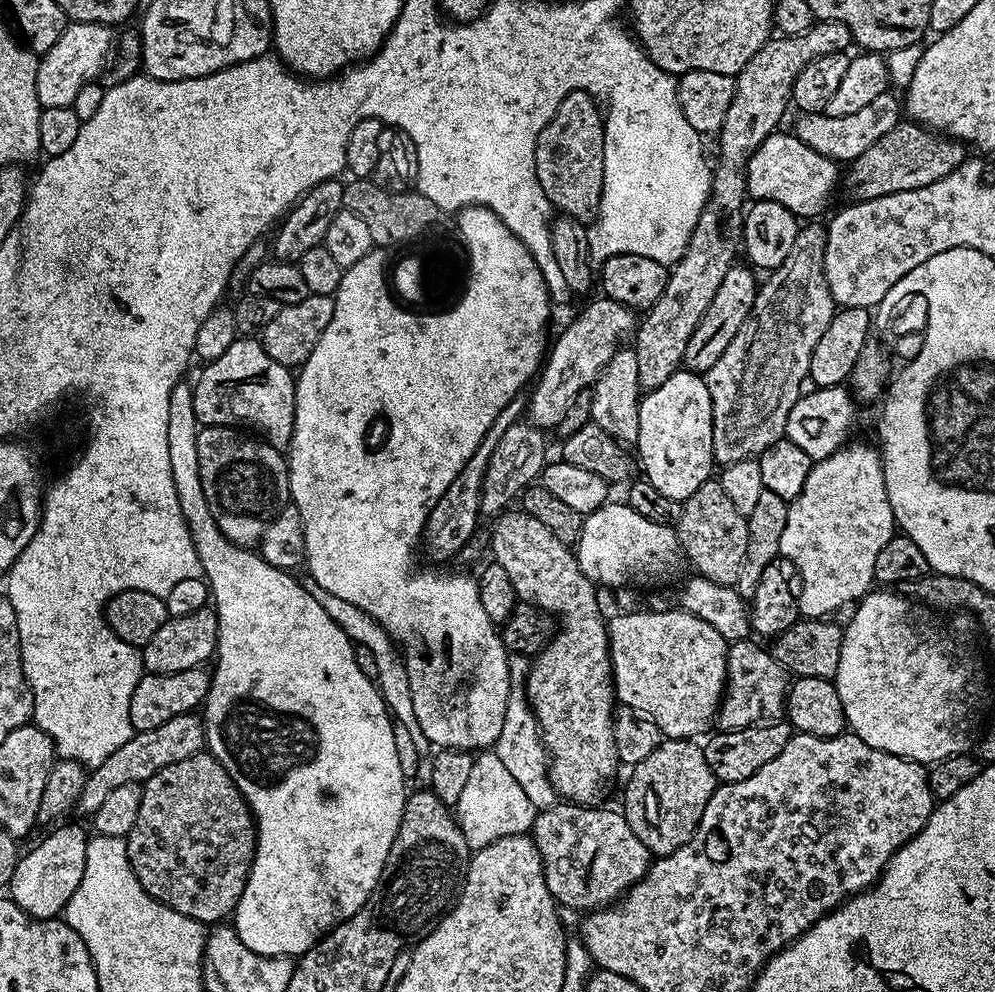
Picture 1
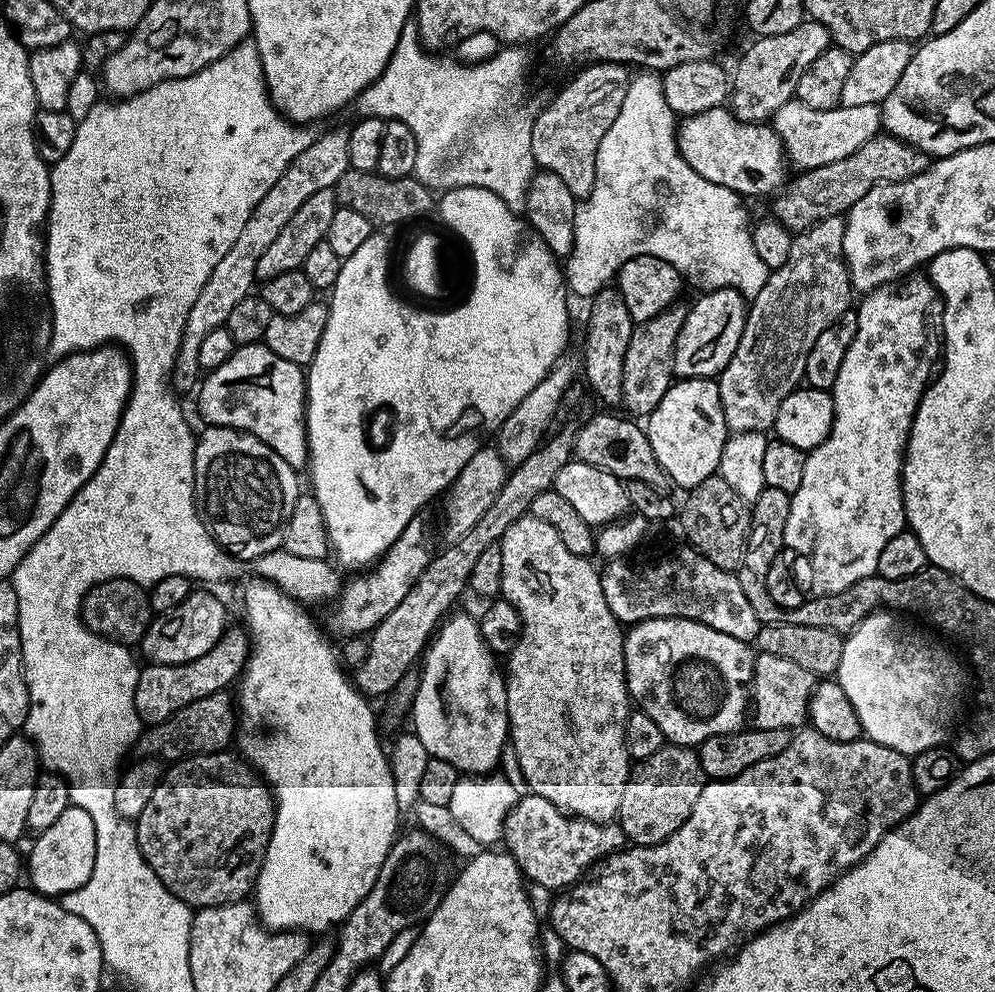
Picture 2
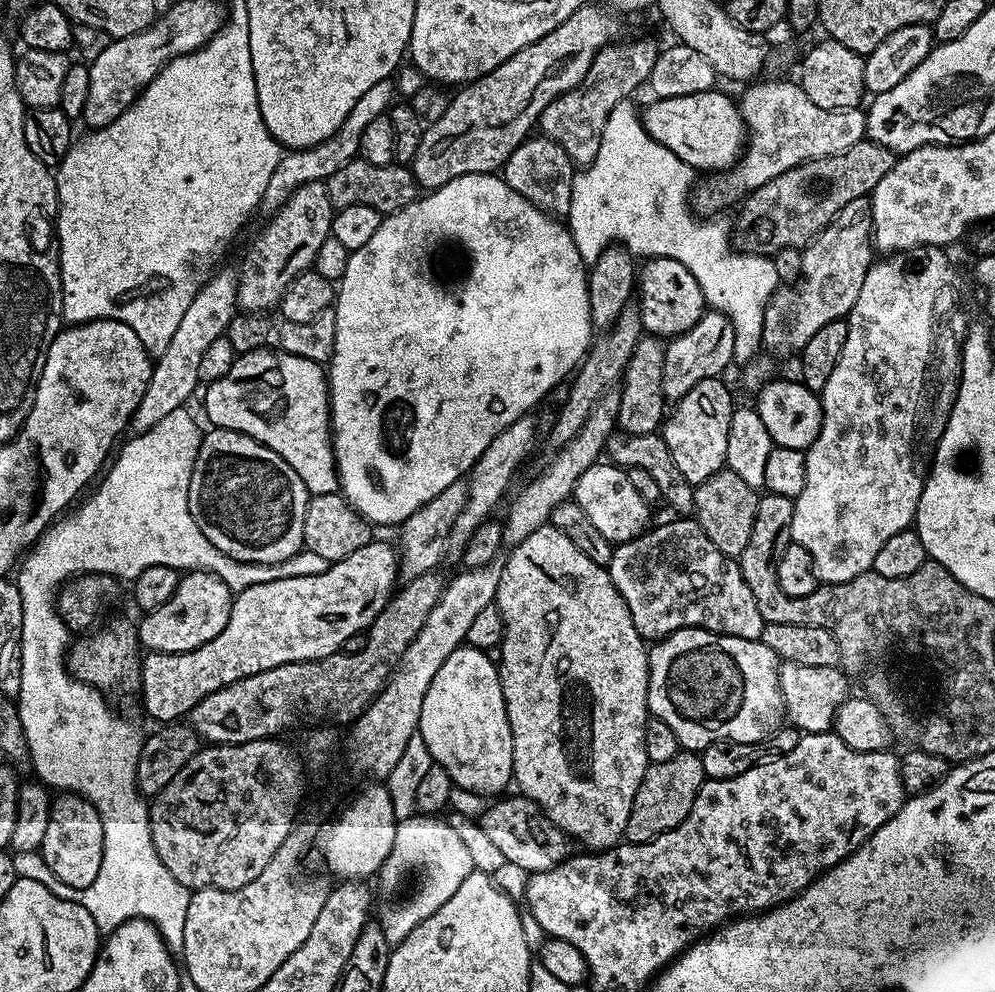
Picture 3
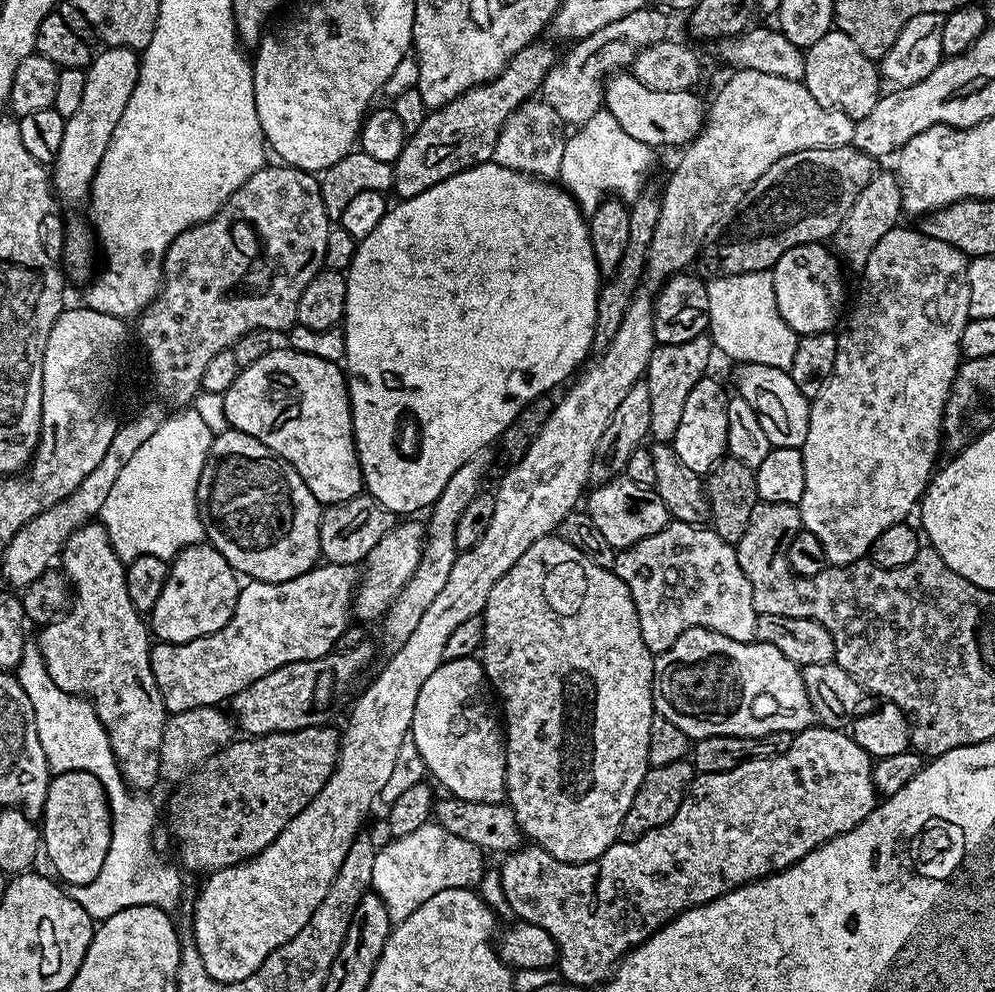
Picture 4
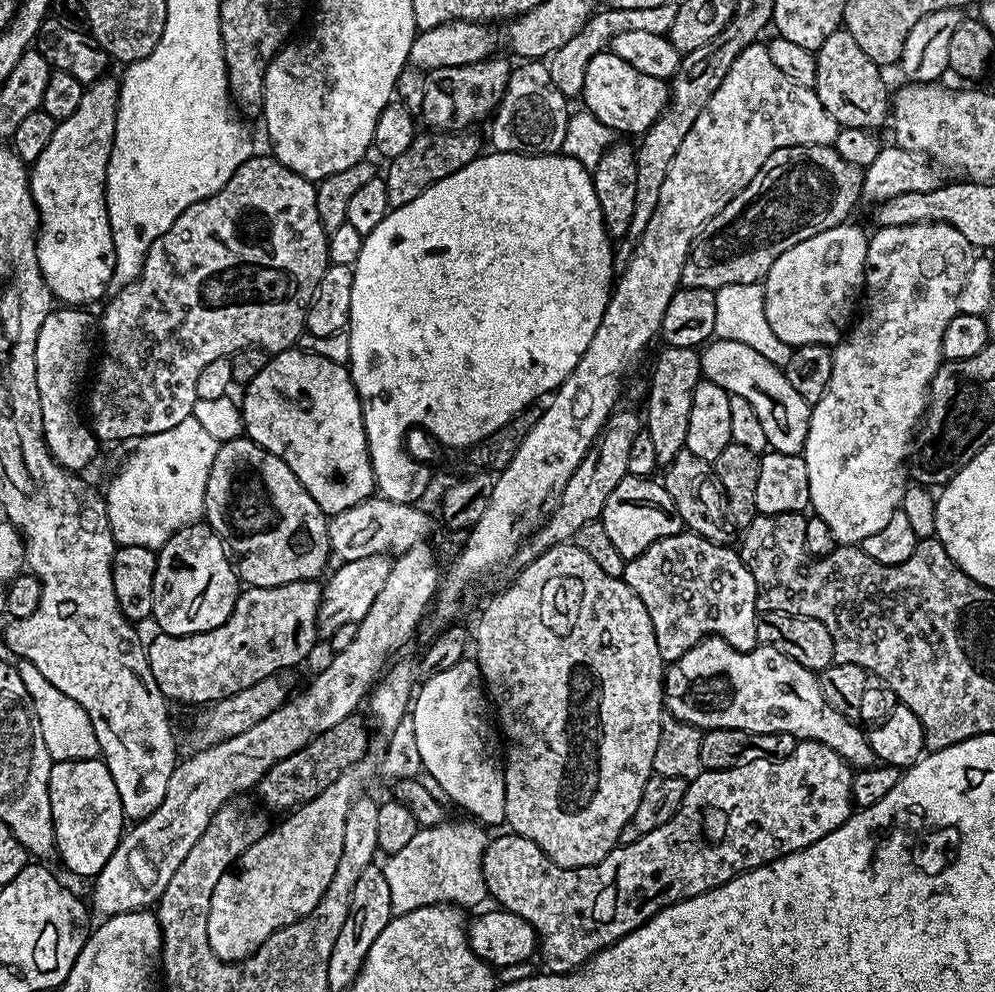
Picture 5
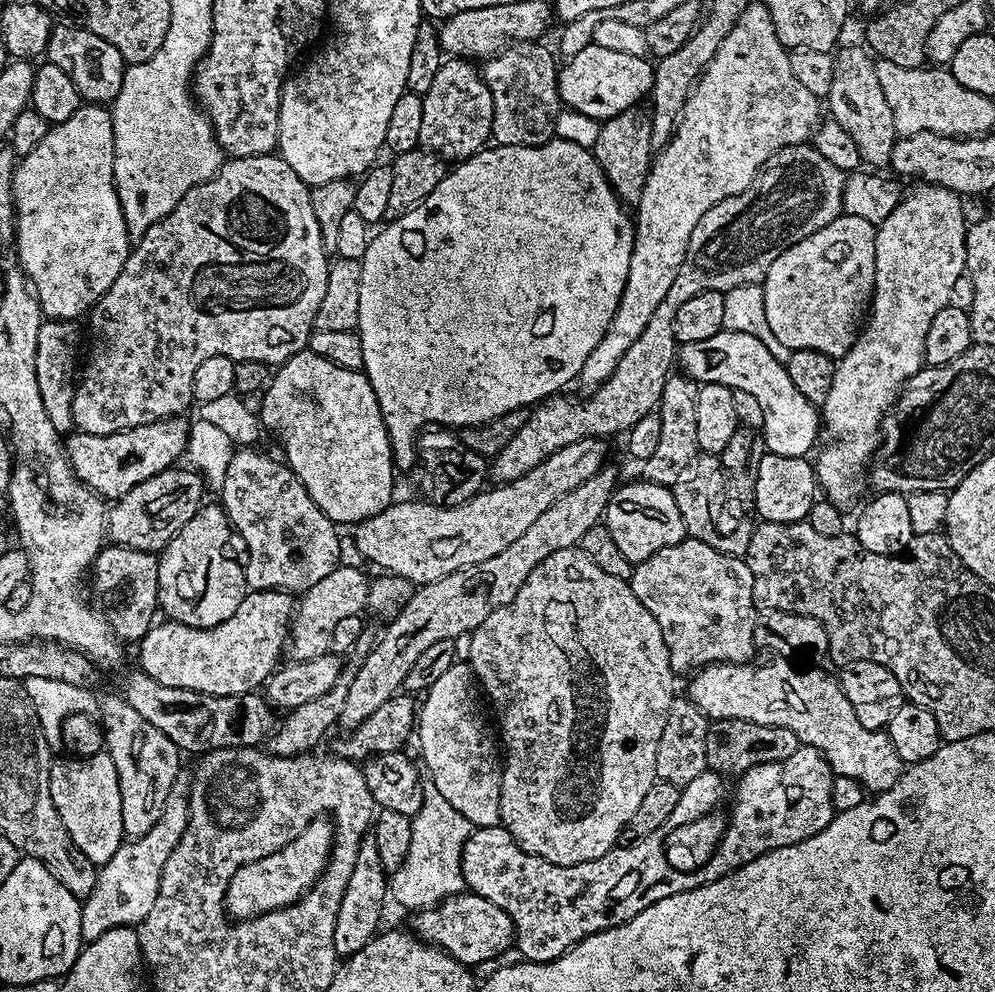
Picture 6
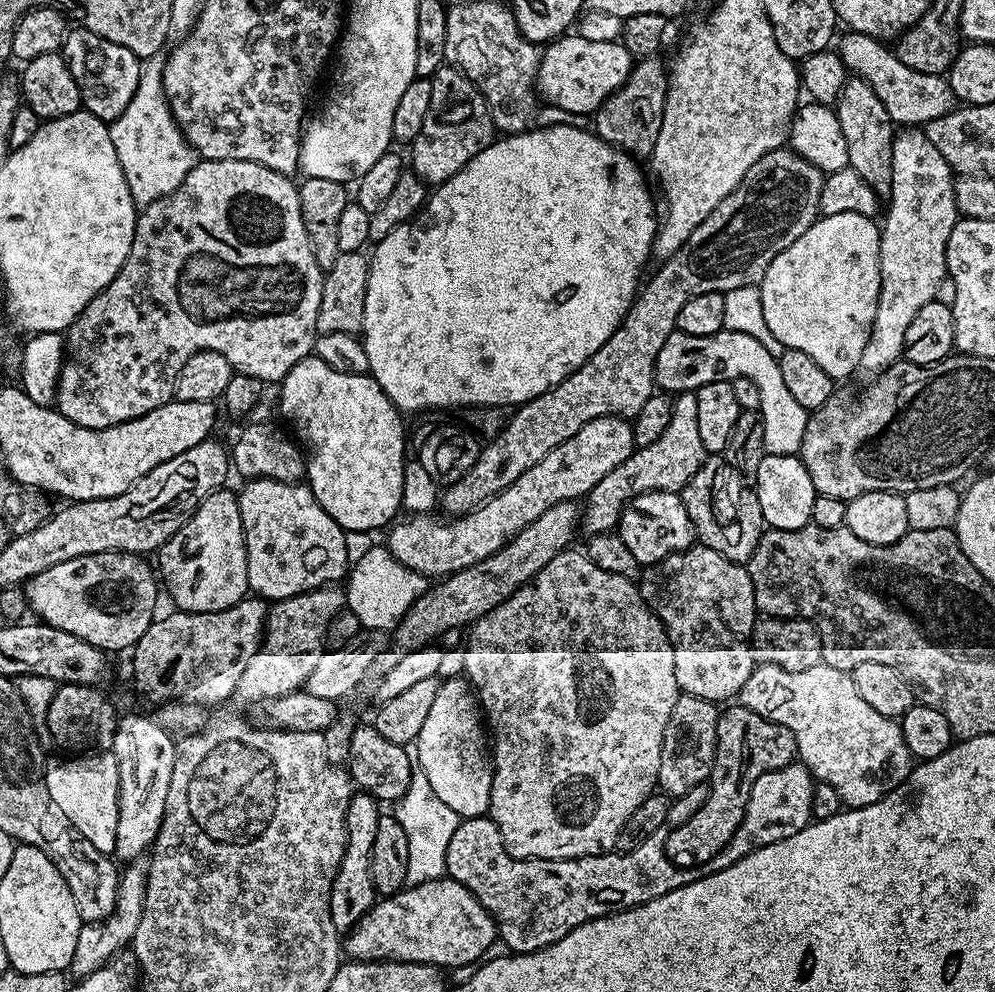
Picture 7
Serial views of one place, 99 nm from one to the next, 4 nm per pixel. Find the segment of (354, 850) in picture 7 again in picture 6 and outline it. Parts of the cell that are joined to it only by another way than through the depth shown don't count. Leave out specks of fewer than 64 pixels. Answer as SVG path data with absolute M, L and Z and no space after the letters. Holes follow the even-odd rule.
M370 834L364 835L358 846L358 858L354 862L354 871L350 874L350 882L346 882L346 890L342 894L342 902L338 906L336 925L334 926L334 950L337 957L353 956L366 942L377 935L381 927L380 915L384 912L384 899L390 896L390 876L382 866L382 858L378 858L378 846Z

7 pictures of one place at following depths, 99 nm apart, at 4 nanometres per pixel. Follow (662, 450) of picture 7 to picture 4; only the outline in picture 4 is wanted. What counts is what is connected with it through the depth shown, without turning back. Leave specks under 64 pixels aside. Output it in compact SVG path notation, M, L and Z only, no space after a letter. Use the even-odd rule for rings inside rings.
M707 335L681 344L657 344L650 354L646 383L650 390L650 426L648 435L657 444L667 444L678 434L678 422L682 422L682 410L690 390L709 371L708 355L713 355L714 345Z

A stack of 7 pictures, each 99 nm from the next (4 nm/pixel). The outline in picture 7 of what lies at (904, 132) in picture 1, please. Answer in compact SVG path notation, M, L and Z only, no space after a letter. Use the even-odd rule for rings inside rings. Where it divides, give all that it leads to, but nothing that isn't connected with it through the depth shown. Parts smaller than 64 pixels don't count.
M791 147L775 148L770 154L766 154L746 174L744 183L735 188L690 234L690 238L673 256L667 257L660 270L653 276L652 281L643 285L642 291L632 302L632 309L625 316L623 322L616 327L616 332L610 334L606 341L595 354L578 370L574 370L558 386L554 386L549 392L544 392L538 398L528 400L519 405L511 413L507 426L492 440L487 441L481 447L478 454L478 462L466 470L466 474L458 482L447 485L439 497L438 504L445 508L449 517L466 516L476 508L481 508L490 497L497 496L502 490L515 482L534 462L542 462L554 446L562 446L566 438L574 438L586 422L594 422L594 418L603 416L622 416L631 418L642 410L646 398L654 394L656 388L656 359L658 350L662 350L662 342L670 338L670 334L676 331L676 319L678 310L690 302L690 298L698 298L698 294L710 294L711 292L729 292L735 288L741 288L747 284L759 285L760 280L766 274L770 262L786 246L798 242L806 230L820 216L820 199L822 198L822 186L824 185L825 173L820 171L806 158L793 152Z

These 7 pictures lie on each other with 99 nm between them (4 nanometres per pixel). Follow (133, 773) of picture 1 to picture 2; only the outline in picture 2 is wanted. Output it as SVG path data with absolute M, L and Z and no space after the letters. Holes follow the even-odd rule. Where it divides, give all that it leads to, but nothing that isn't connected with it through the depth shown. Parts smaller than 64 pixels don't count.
M223 691L198 698L198 702L190 702L190 706L178 710L162 723L151 725L150 731L141 731L134 745L135 751L140 751L141 757L153 756L164 762L183 760L189 754L225 751L233 743L238 727L238 708L233 697L228 695Z

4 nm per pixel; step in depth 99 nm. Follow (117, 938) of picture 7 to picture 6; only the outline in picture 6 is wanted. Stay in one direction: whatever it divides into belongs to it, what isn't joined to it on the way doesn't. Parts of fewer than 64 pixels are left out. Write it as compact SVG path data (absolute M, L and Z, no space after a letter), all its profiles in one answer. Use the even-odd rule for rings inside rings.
M181 772L171 784L170 792L166 796L166 806L154 826L145 835L133 837L120 844L114 857L99 867L94 890L81 903L81 939L85 943L96 941L106 930L138 926L150 914L158 894L161 868L188 825L190 788L189 775Z

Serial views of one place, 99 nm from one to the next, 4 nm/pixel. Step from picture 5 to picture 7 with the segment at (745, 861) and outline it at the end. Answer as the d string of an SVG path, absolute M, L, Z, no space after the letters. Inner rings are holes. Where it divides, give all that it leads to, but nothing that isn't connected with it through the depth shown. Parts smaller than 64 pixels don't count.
M799 762L790 763L776 772L762 774L762 778L758 778L754 782L750 802L746 806L742 818L742 826L738 826L734 838L730 838L730 842L724 848L723 859L727 863L733 864L762 846L770 846L774 842L782 842L782 838L790 838L794 834L798 834L798 830L813 823L813 798L814 777ZM707 783L694 786L686 794L675 797L670 806L670 814L666 814L664 827L658 829L653 836L646 838L642 846L632 852L605 854L602 856L583 856L577 860L519 860L506 850L502 842L502 834L498 826L487 815L469 816L461 819L458 830L454 830L454 838L450 838L450 846L446 846L447 875L457 880L482 906L492 915L496 923L499 939L504 940L512 954L518 952L537 952L539 948L558 942L558 938L566 938L570 930L582 926L587 920L597 920L603 916L613 916L615 912L625 912L628 908L636 908L640 904L650 902L659 896L665 896L670 890L681 888L696 879L696 868L677 868L668 861L664 852L664 840L669 830L682 826L686 818L690 818L698 809L704 807L708 800Z

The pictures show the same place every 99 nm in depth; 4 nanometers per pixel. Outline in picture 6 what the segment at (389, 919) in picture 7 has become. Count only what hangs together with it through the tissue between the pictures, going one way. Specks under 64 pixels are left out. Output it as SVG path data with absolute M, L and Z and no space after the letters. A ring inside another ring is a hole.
M465 890L457 896L448 896L432 908L419 909L413 916L416 917L413 918L410 928L415 935L469 966L497 958L514 944L510 914L506 914L506 910L494 906L494 902L482 898L476 892Z

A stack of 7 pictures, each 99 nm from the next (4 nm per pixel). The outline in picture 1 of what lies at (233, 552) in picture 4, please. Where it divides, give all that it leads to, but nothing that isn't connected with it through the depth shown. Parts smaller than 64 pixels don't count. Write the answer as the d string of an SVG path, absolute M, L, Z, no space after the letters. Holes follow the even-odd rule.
M204 426L198 434L198 474L202 474L202 490L206 490L210 514L214 514L218 530L222 530L222 534L240 548L259 545L268 523L290 500L288 465L281 449L271 448L263 439L251 440L248 436L251 435L232 426Z

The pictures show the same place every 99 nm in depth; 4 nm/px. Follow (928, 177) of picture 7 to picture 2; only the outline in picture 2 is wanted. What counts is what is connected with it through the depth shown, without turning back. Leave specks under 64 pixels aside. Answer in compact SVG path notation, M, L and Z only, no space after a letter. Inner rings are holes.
M912 274L891 286L876 288L867 293L864 300L855 309L858 318L858 330L854 334L854 342L850 342L850 350L846 350L846 358L842 358L842 366L838 369L838 378L834 378L834 386L830 389L834 418L830 426L830 434L806 455L806 470L802 470L802 486L791 493L790 518L786 518L785 545L796 551L797 557L808 559L808 568L812 571L812 584L821 596L838 594L854 582L862 582L862 578L876 575L878 558L886 547L886 542L894 538L894 534L905 531L904 518L904 447L908 445L908 435L916 417L916 408L924 396L924 389L928 387L934 376L934 369L942 356L942 301L932 281L924 274Z

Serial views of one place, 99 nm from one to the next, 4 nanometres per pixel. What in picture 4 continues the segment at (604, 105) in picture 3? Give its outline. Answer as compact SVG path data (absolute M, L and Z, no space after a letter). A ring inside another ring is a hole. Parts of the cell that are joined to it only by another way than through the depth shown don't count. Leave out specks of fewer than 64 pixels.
M649 6L642 10L634 10L634 14L626 14L626 18L610 22L610 26L602 26L602 30L595 34L575 41L569 47L572 49L557 59L556 65L549 70L544 79L542 98L565 125L579 126L594 118L594 114L601 111L604 103L604 85L609 75L627 69L646 46L669 39L669 13L657 8Z

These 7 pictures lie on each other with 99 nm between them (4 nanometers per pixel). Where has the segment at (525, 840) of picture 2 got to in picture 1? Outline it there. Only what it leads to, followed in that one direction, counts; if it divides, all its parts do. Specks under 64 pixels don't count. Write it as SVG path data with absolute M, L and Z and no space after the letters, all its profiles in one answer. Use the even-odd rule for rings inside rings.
M557 802L546 809L537 811L536 820L532 824L530 835L540 852L540 861L544 867L546 886L556 899L557 905L568 908L584 908L595 910L615 904L628 889L648 872L650 853L642 842L638 842L638 834L630 830L623 811L612 808L596 808L571 802Z

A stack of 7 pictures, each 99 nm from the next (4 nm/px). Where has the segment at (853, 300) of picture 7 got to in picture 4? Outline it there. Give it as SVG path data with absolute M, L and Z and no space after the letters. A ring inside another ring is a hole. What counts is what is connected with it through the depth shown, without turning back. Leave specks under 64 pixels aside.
M823 243L794 246L790 250L786 250L786 254L782 254L782 258L778 258L778 262L770 269L774 282L774 298L778 306L778 314L782 314L786 326L790 326L790 330L794 330L799 337L833 331L841 323L842 313L845 311L845 269L842 267L837 253L831 247L828 247L829 249L824 247L828 246Z

